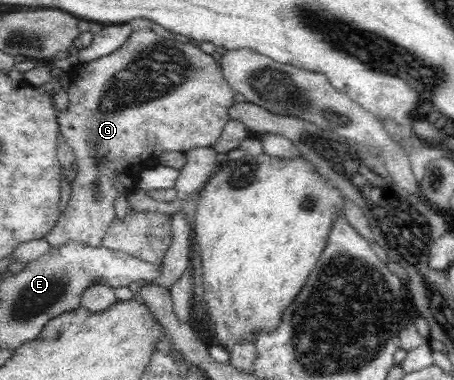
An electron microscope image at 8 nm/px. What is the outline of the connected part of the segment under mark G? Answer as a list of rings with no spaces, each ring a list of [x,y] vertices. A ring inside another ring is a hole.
[[[151,29],[135,30],[117,51],[87,63],[80,62],[69,72],[69,104],[66,110],[57,114],[59,133],[75,154],[77,175],[70,183],[71,194],[66,208],[44,238],[51,248],[70,240],[99,247],[110,220],[116,216],[115,197],[133,189],[144,169],[159,165],[158,159],[163,152],[185,153],[191,148],[211,147],[230,120],[228,112],[235,103],[236,91],[229,86],[222,67],[211,54],[189,43],[160,36]]]

